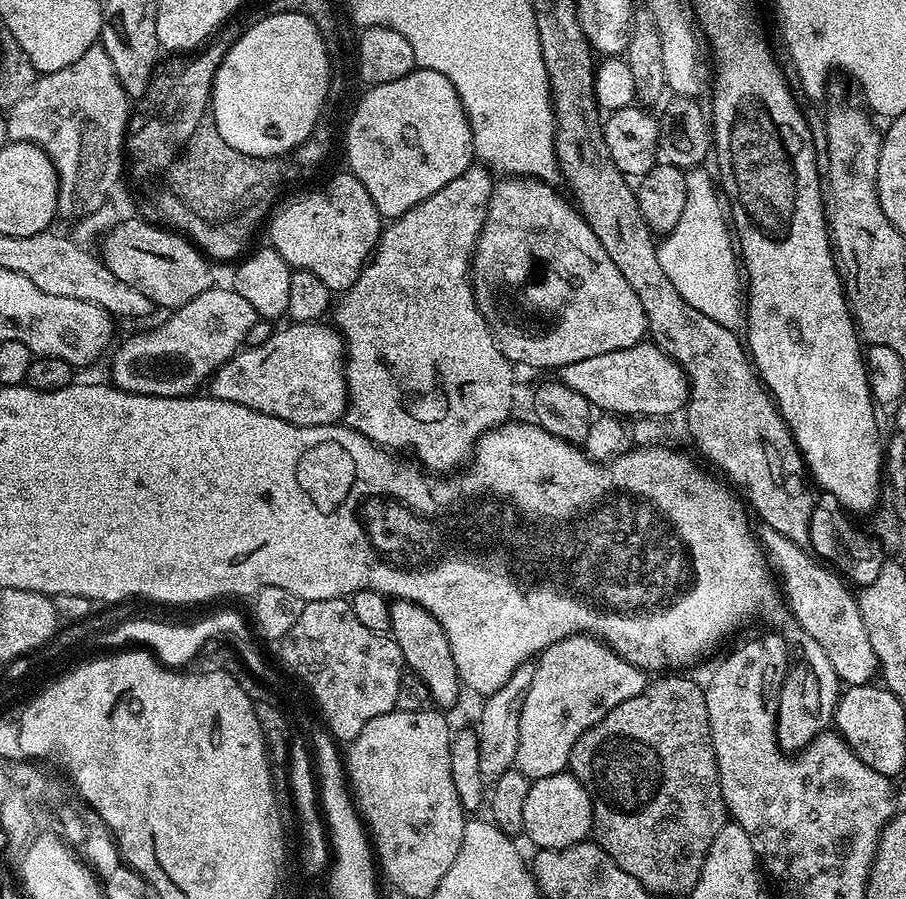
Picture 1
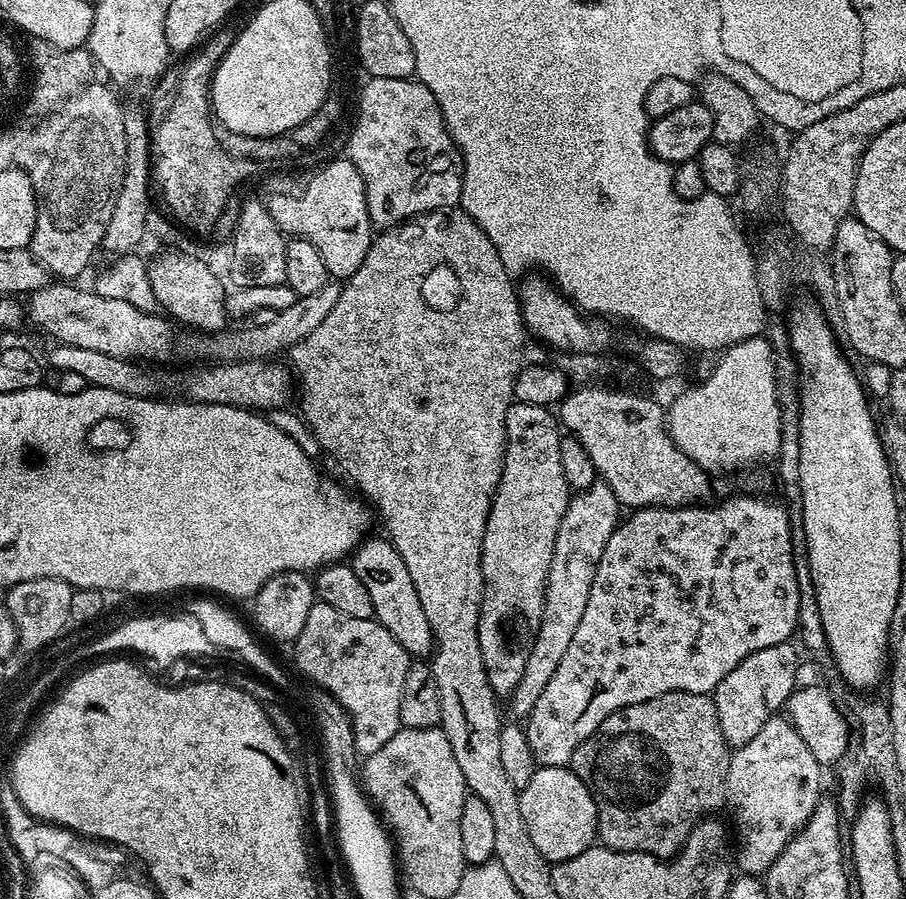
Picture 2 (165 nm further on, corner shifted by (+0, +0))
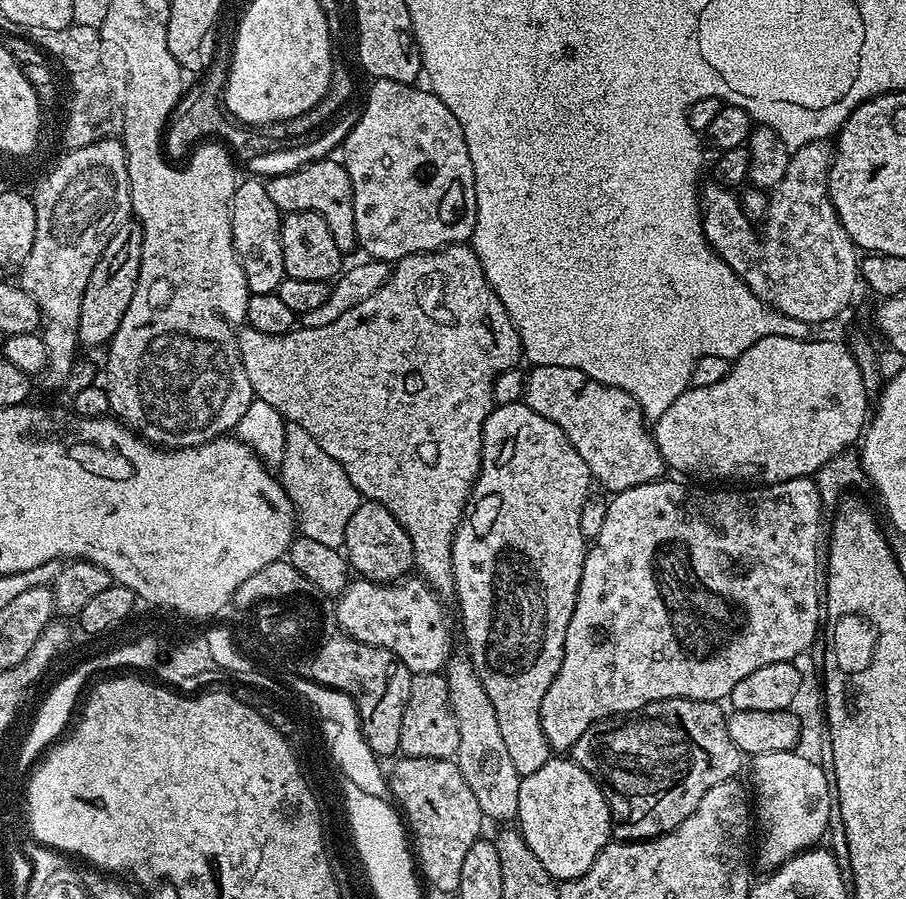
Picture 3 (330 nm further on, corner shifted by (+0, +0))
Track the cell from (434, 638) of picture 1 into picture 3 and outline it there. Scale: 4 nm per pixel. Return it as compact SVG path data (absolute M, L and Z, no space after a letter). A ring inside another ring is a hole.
M373 500L361 502L351 515L346 524L342 551L348 558L351 571L357 577L374 580L377 584L390 584L405 579L416 563L410 534L406 534L398 518L394 518L394 514L386 510L386 506Z

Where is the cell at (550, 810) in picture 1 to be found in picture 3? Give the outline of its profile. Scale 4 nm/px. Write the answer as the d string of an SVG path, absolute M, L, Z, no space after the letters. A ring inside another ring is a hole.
M549 758L534 774L521 776L518 786L518 829L553 880L573 880L590 866L613 839L612 812L598 782L570 758Z

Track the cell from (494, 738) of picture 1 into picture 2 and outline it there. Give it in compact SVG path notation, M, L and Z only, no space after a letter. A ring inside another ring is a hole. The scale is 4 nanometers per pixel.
M603 482L591 484L585 492L575 493L569 499L568 509L558 526L552 547L548 582L544 587L542 622L536 631L530 658L526 658L526 670L522 670L522 678L510 697L513 714L520 716L516 718L526 718L532 713L534 702L538 702L542 690L546 690L546 682L554 678L554 670L558 670L558 662L562 662L562 657L566 655L570 641L578 630L578 622L582 622L602 550L606 550L606 542L610 542L610 534L614 534L621 519L622 505L614 490Z

